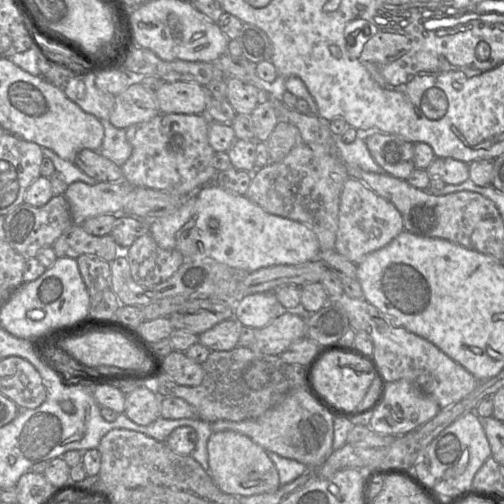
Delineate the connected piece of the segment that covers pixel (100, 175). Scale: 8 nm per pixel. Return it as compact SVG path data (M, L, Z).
M81 150L77 153L74 164L97 182L117 182L123 179L121 167L98 151Z

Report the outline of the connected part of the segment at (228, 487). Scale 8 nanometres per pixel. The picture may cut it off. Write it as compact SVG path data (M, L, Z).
M234 431L213 432L207 444L209 474L219 489L236 497L275 492L280 488L278 470L267 451L249 437Z

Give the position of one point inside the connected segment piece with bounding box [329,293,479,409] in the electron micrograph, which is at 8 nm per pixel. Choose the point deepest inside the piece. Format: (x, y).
(398, 353)

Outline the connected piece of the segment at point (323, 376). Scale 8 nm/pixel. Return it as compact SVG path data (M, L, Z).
M328 352L321 355L309 372L309 385L326 402L346 410L355 408L363 399L373 380L369 362L355 355L342 352Z

